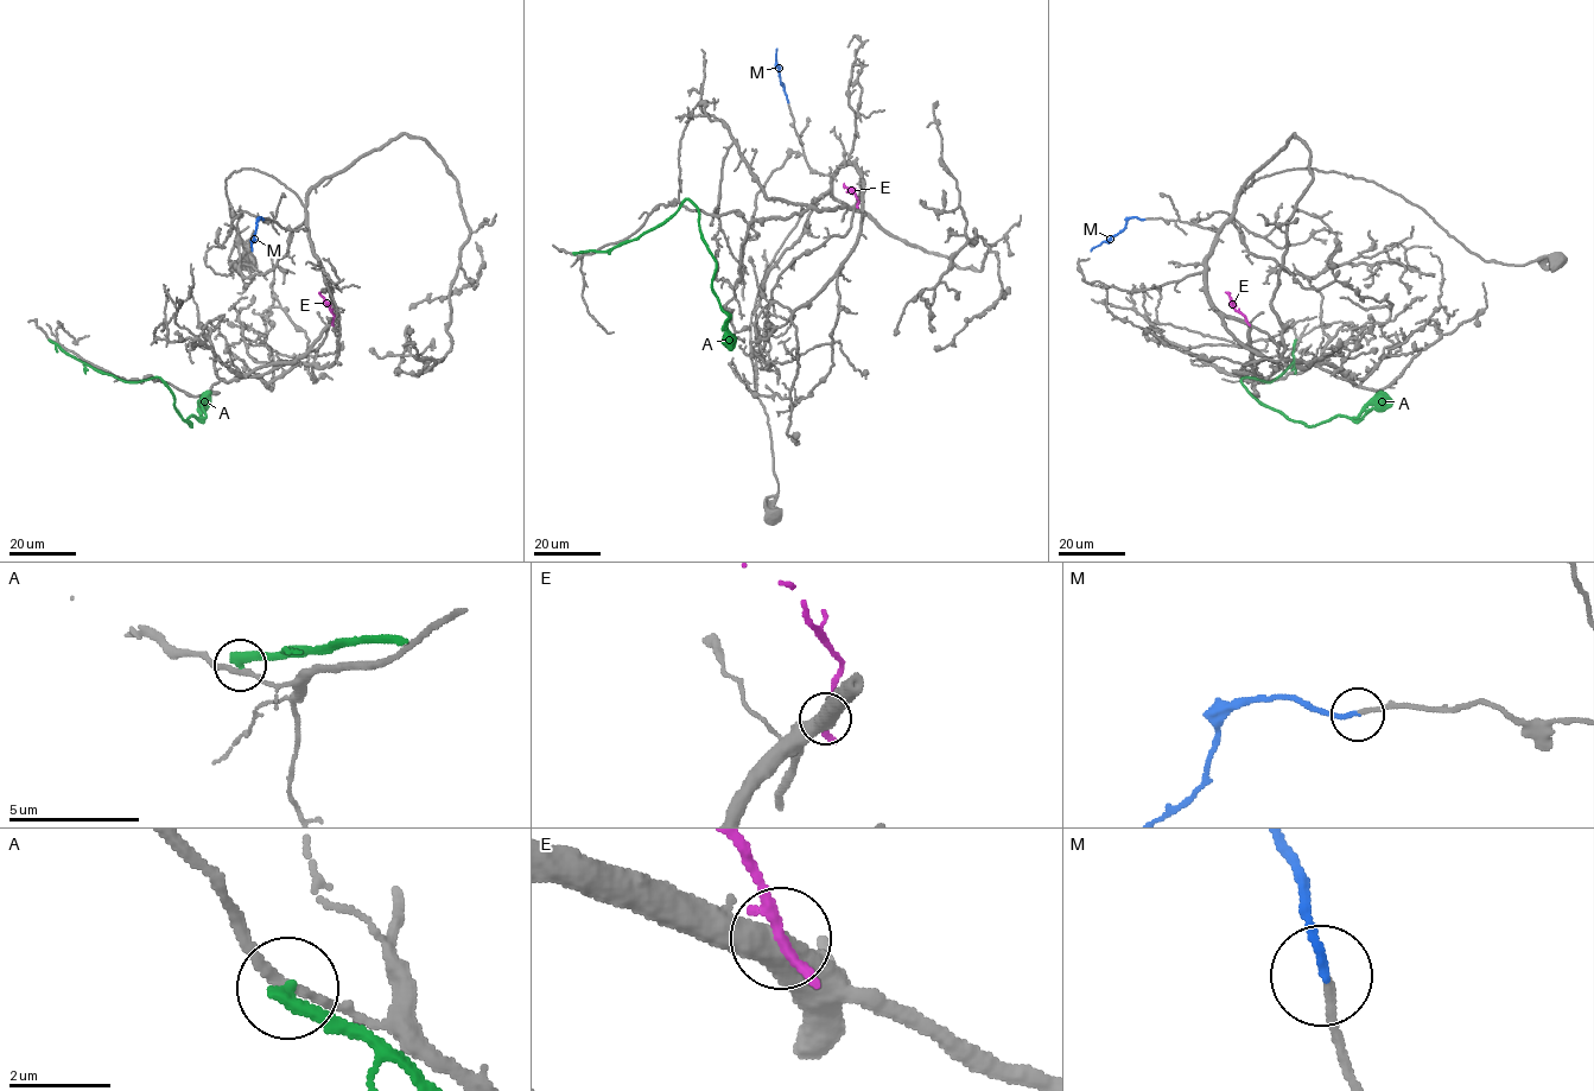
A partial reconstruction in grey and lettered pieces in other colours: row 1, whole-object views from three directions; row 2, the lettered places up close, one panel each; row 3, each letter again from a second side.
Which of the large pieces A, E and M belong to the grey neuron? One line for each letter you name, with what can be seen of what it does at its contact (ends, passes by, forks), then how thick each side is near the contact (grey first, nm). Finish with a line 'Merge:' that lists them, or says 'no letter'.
M: it ends there; 160 nm thick on the grey side, 160 nm on the other
Merge: M

